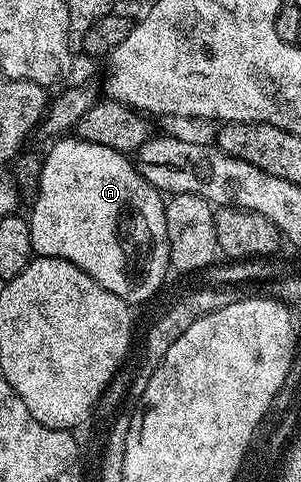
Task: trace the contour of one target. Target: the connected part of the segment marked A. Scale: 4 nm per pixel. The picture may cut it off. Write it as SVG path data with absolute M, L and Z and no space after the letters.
M63 136L52 141L50 146L51 151L48 152L47 159L44 160L43 167L39 170L39 191L35 194L35 203L31 206L31 214L29 213L32 251L41 258L60 258L77 264L77 268L81 268L89 276L93 276L93 280L97 280L97 284L101 284L101 288L109 288L109 292L113 292L113 296L121 296L121 300L125 300L128 304L149 301L162 288L171 266L169 236L166 235L164 195L141 177L134 161L128 155L117 152L113 148L105 148L105 144L89 144L89 140Z

